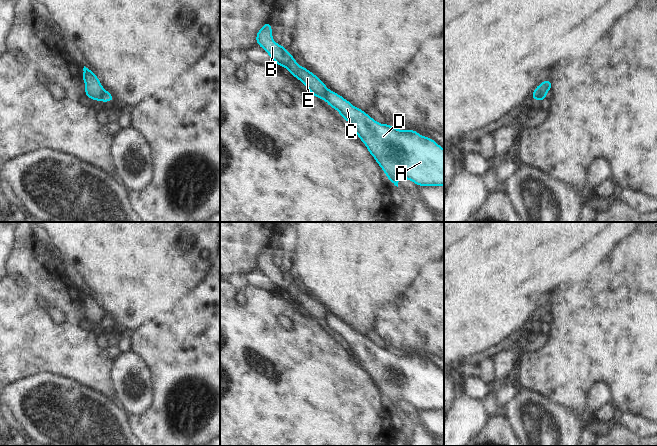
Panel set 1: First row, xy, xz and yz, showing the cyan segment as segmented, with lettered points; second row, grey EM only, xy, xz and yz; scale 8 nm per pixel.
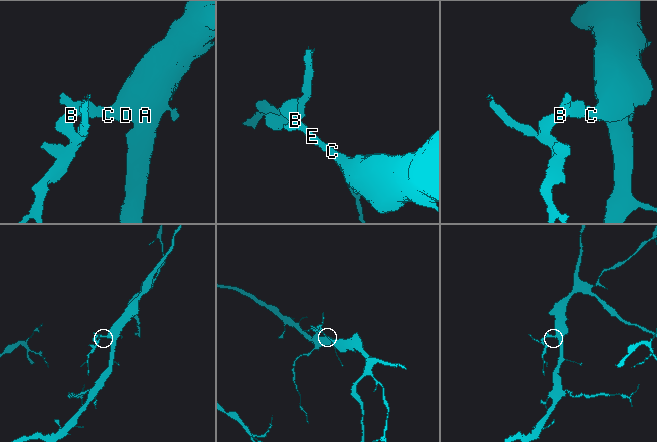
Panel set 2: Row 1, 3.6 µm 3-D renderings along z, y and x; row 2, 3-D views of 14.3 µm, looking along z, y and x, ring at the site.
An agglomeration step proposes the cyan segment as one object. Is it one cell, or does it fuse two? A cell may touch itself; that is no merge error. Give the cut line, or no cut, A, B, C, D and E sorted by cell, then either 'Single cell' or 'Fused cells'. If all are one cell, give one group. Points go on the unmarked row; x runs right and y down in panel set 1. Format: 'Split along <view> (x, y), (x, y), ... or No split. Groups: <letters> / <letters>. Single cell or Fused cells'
Split along yz (543, 306), (545, 316), (535, 323). Groups: A C D / B E. Fused cells

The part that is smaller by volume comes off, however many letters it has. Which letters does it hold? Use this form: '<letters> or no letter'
B, E

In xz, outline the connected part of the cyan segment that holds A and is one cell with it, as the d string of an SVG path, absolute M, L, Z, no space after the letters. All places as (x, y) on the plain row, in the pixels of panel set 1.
M330 313L325 316L325 325L349 346L395 410L402 402L417 410L444 410L444 373L432 362L380 348Z

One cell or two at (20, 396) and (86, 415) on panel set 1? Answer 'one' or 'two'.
one

